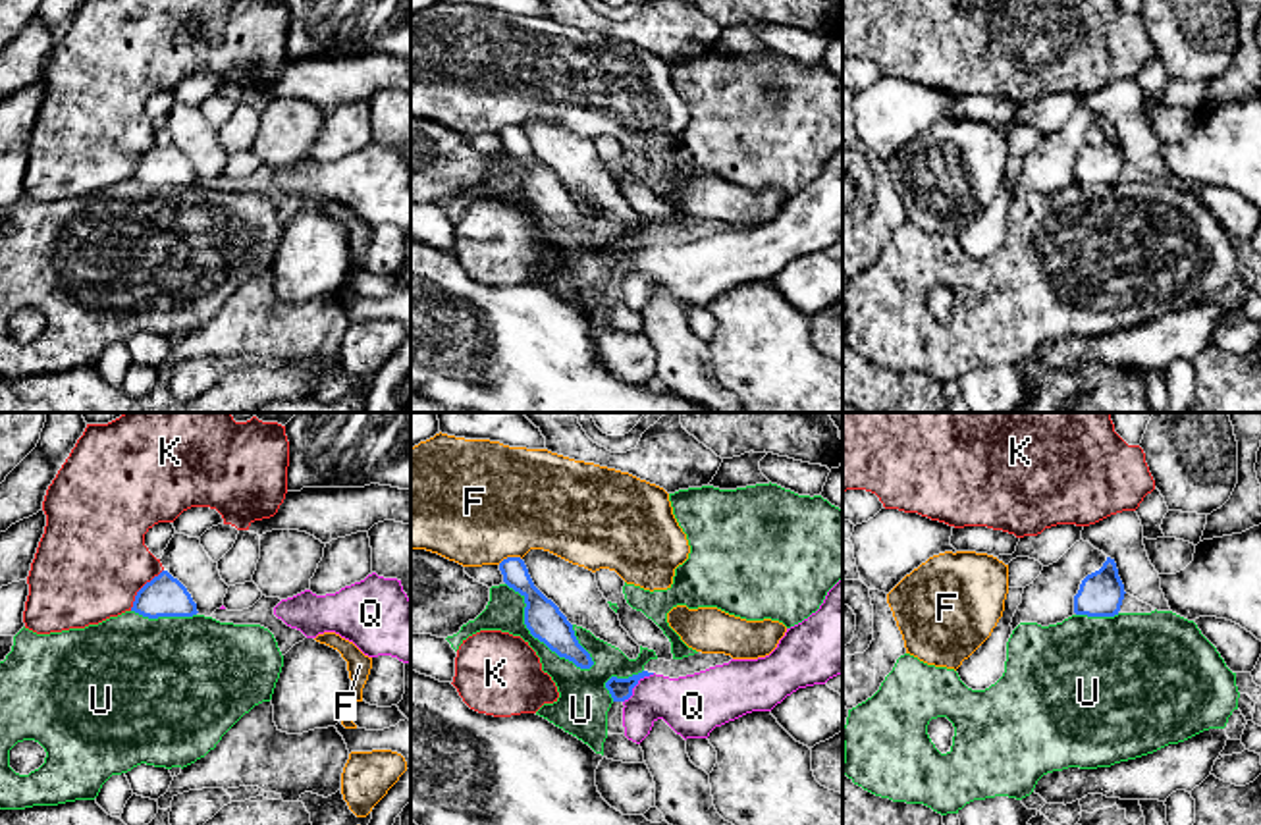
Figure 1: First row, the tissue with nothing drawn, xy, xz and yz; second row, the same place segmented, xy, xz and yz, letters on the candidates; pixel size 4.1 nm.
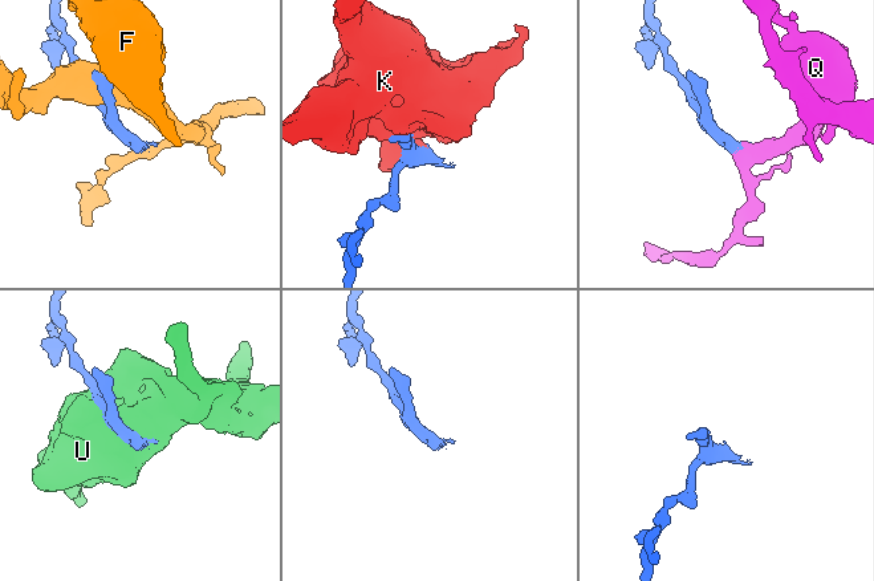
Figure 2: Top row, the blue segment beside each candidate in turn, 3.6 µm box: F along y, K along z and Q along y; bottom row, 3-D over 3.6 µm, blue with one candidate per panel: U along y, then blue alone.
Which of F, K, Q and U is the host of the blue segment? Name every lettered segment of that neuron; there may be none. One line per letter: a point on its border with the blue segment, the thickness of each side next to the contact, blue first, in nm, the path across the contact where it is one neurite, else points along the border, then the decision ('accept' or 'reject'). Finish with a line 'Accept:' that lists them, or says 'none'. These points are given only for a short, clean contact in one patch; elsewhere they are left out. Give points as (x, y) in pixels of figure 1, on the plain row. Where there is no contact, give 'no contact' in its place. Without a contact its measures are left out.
F: xz (509, 126) | 120/500 nm | reject
K: xy (141, 157) | 180/460 nm | reject
Q: xz (637, 251) | 100/240 nm | across xz (621, 257), (637, 251), (650, 265), (691, 274) | accept
U: xz (536, 205) | 160/160 nm | reject
Accept: Q

